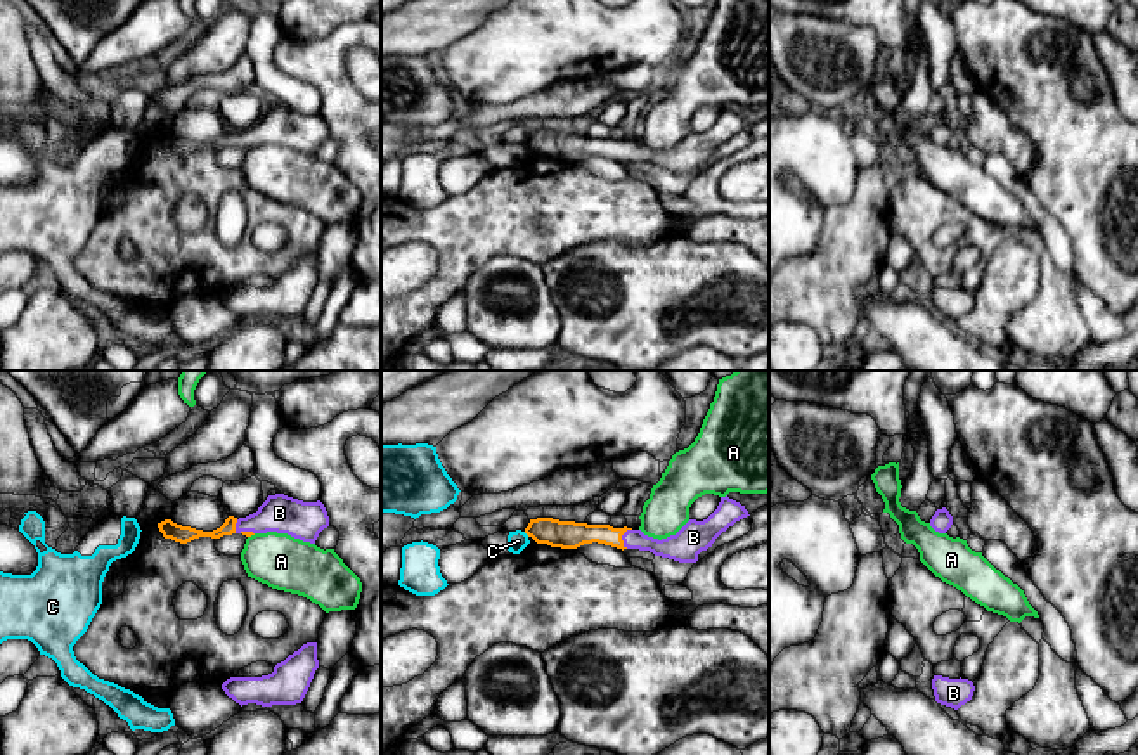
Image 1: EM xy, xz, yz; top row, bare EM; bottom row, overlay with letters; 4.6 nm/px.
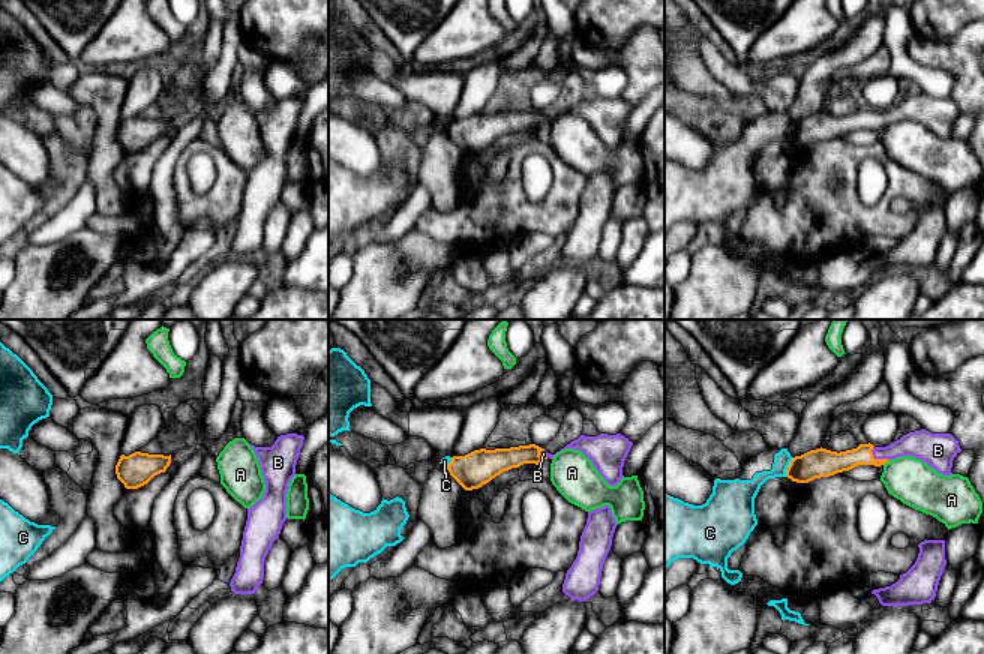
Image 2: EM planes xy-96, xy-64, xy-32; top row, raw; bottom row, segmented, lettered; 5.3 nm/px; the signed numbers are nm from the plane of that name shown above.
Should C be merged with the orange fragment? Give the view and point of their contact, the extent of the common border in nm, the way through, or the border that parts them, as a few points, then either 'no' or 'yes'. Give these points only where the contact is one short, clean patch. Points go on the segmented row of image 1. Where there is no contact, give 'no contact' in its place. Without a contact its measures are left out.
contact xz (527, 534); length 40 nm; border xz (523, 532), (529, 535); no

